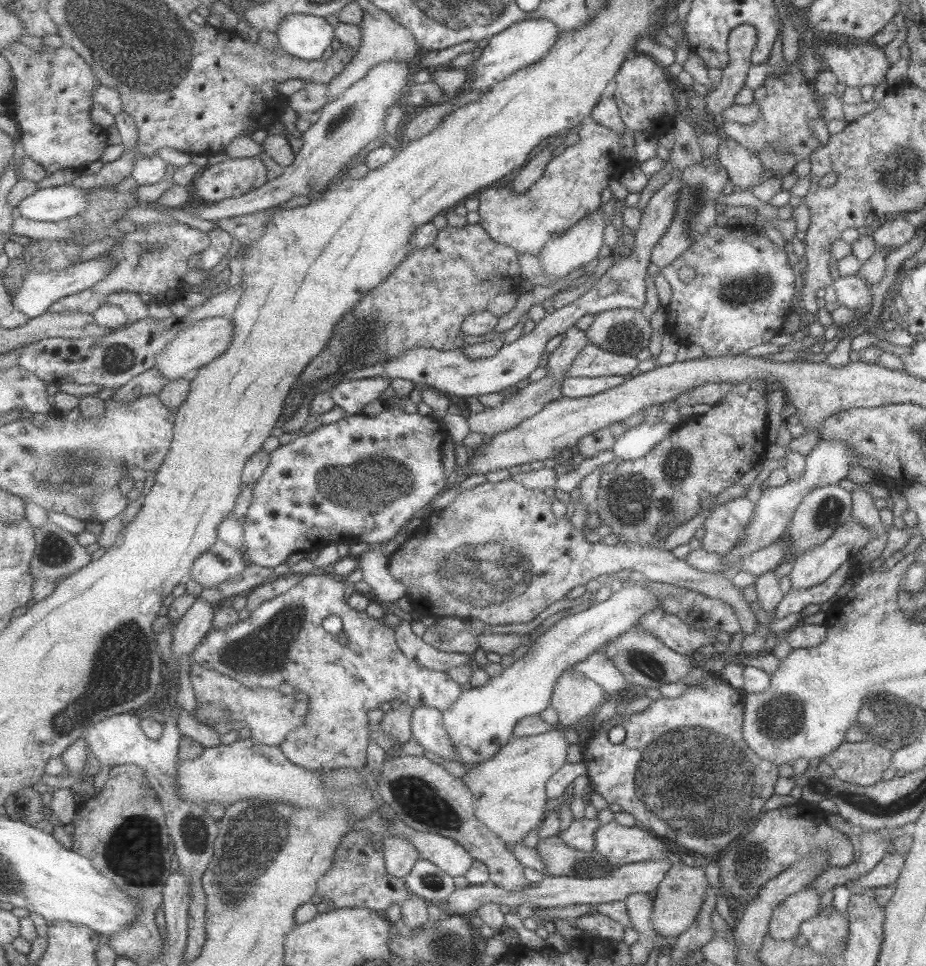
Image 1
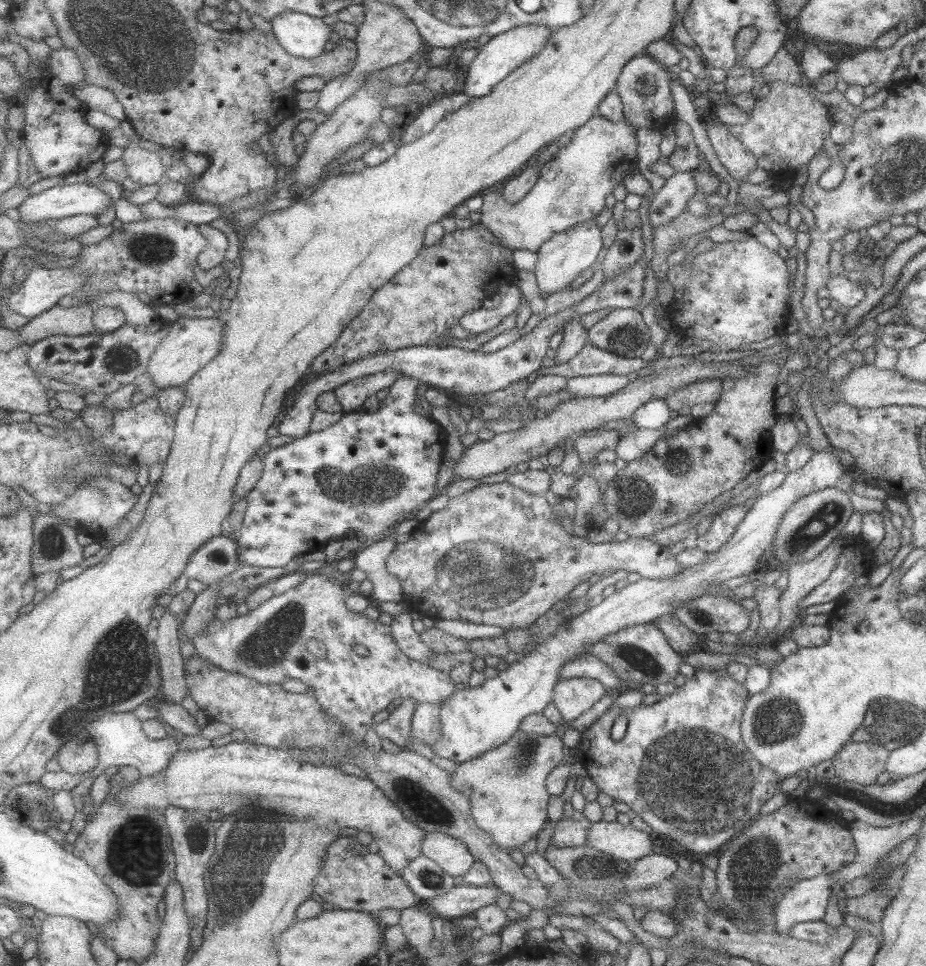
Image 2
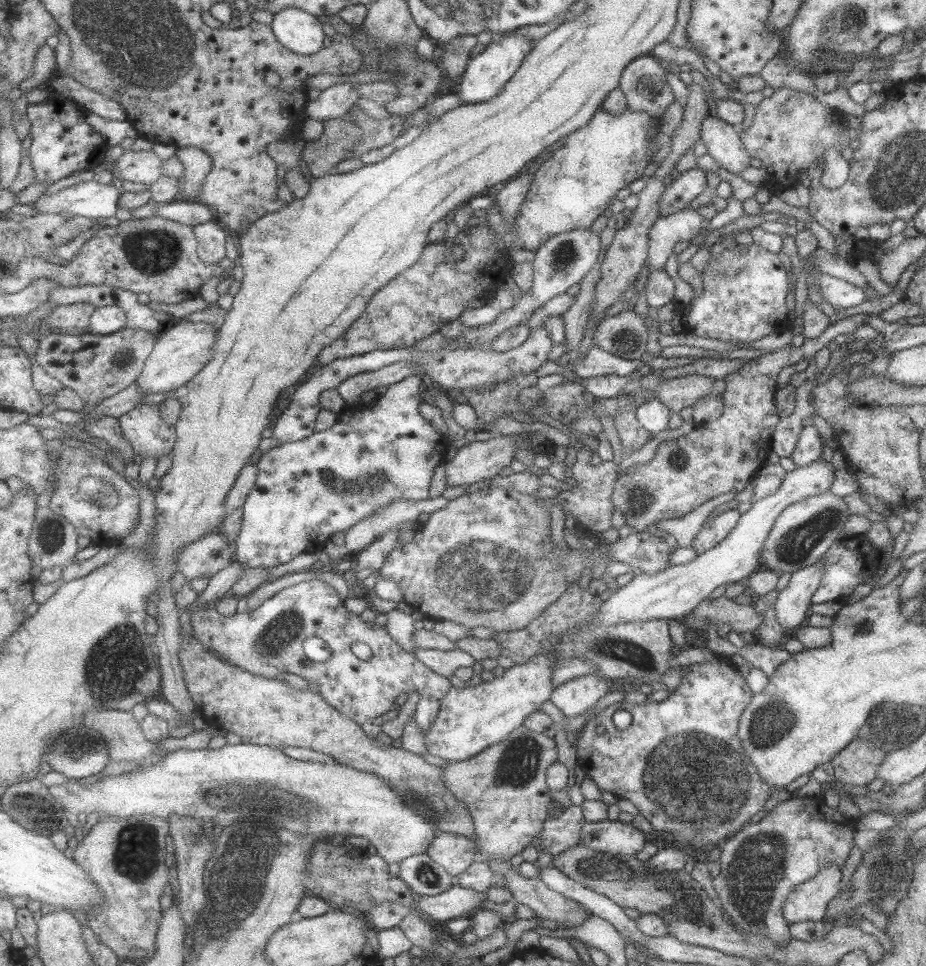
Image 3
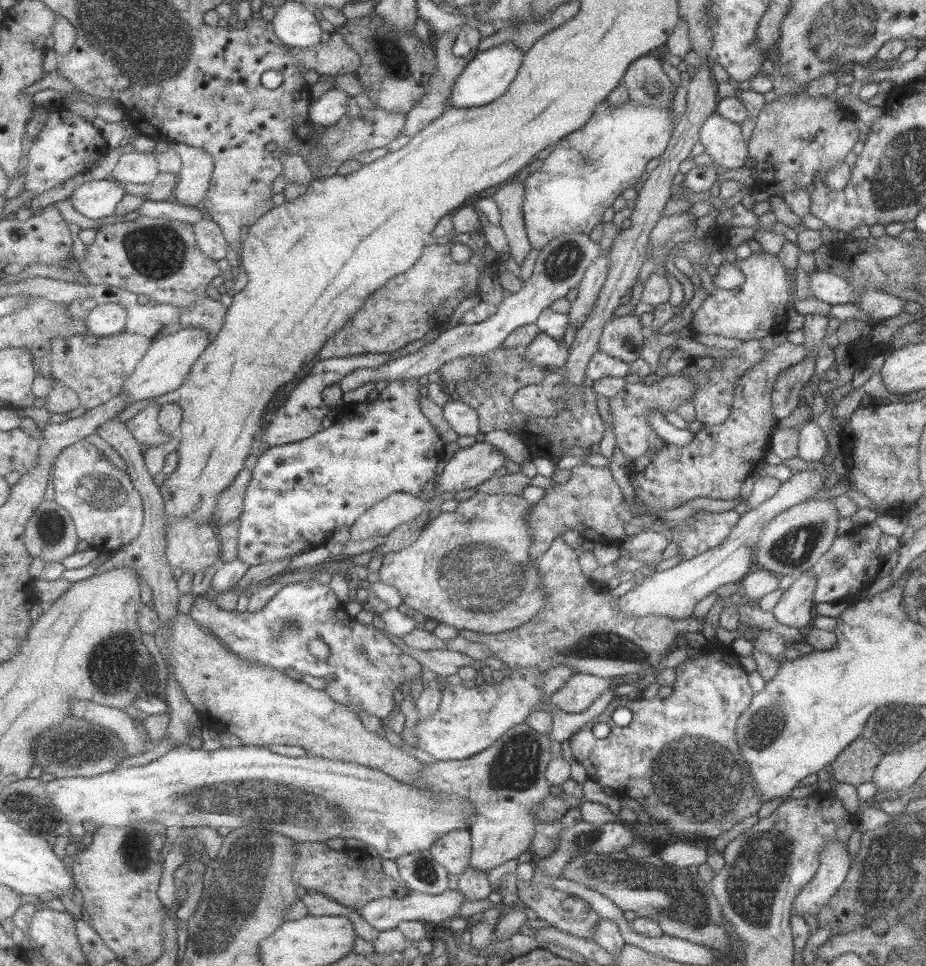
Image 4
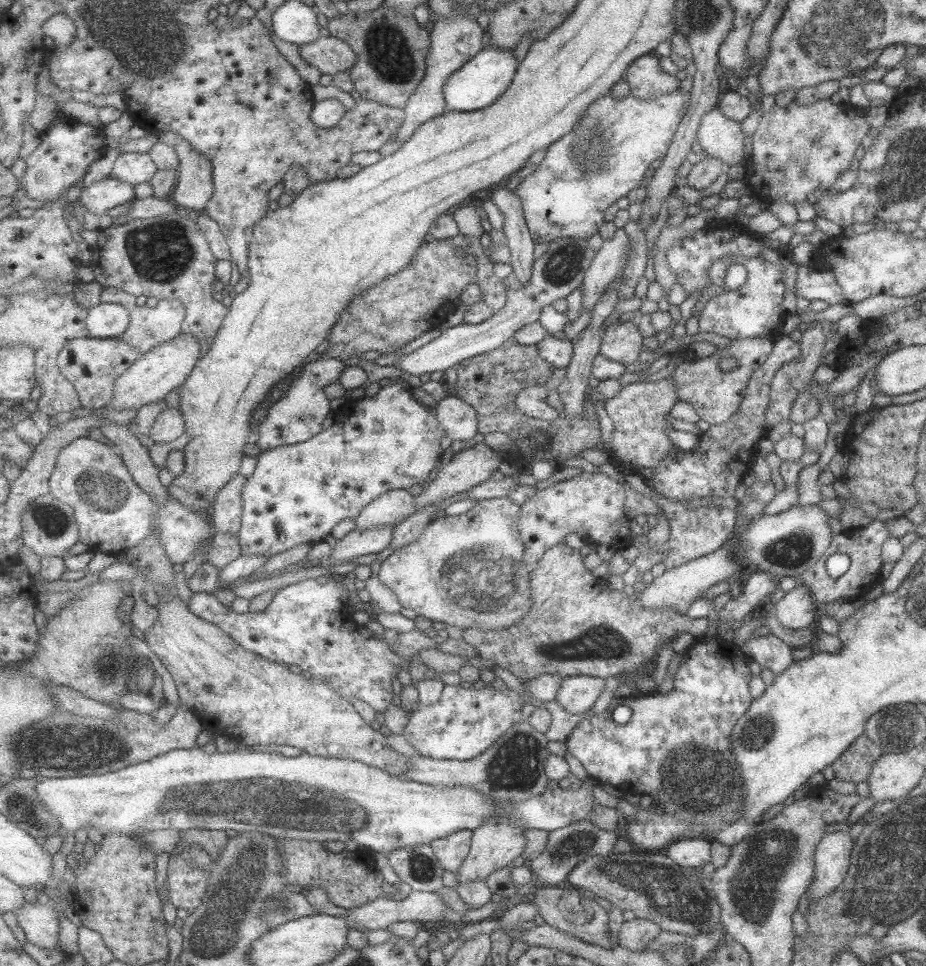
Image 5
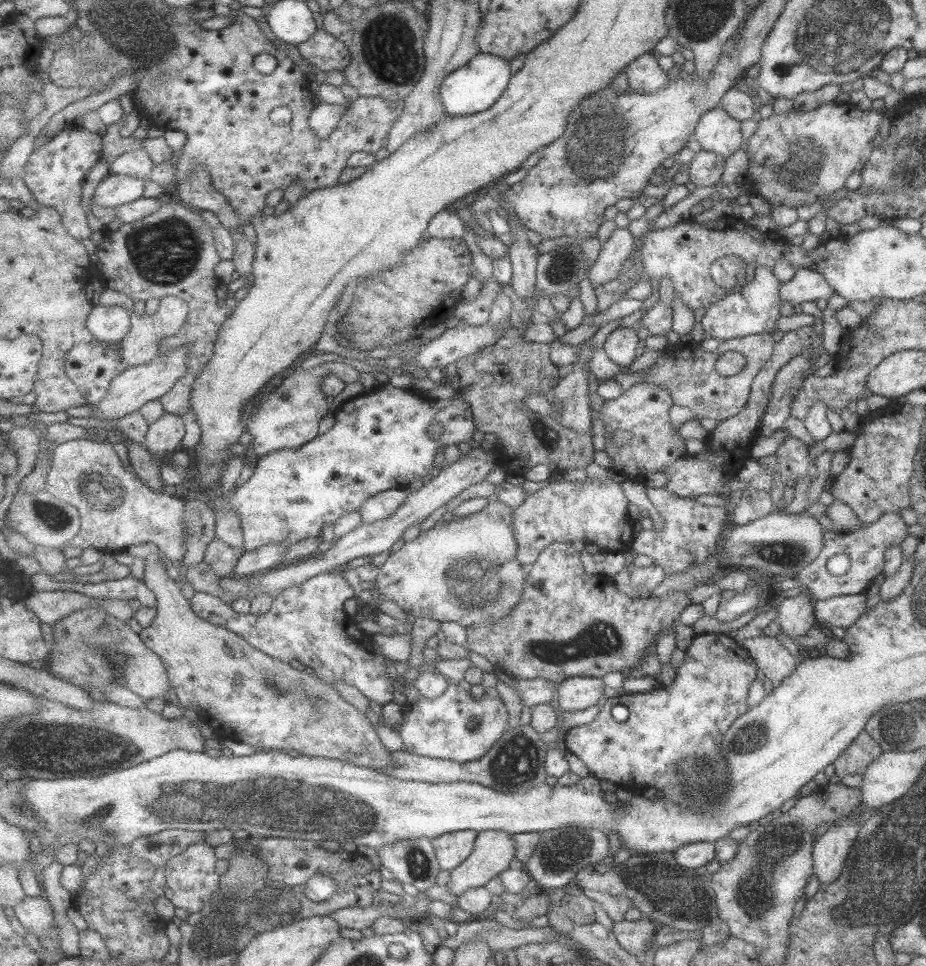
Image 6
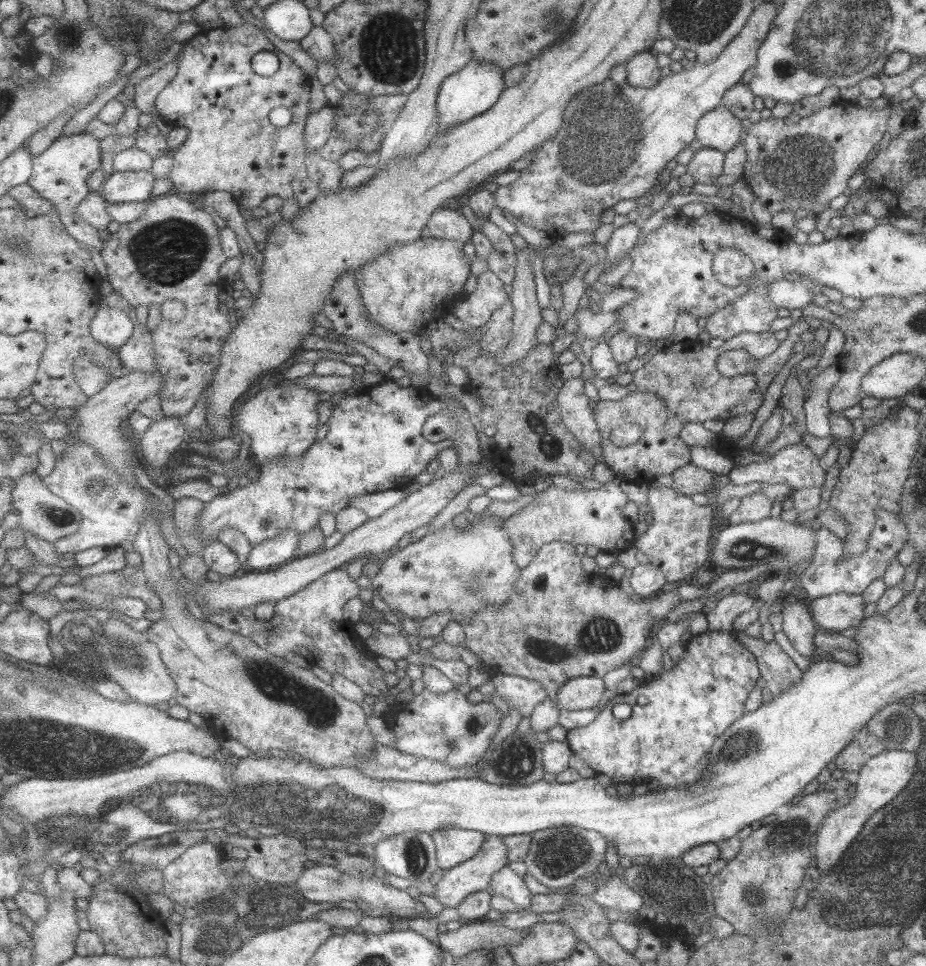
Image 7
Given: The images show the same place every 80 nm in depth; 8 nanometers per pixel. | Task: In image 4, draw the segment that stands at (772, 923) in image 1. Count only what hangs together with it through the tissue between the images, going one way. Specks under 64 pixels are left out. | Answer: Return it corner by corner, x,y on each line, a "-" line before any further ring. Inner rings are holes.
830,841
819,853
819,866
804,887
793,897
790,914
816,916
819,909
837,892
849,870
851,859
845,844

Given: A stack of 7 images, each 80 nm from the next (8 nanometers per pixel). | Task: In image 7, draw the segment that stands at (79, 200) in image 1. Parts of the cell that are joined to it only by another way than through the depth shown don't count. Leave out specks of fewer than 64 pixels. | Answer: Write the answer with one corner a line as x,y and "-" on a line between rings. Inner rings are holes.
147,171
116,172
111,175
100,192
107,202
128,203
153,199
157,177

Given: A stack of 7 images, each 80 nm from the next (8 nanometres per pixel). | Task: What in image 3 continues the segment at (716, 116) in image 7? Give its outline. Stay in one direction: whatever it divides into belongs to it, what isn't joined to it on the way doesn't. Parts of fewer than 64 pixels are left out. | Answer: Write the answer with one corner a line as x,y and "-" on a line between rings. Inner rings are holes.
709,116
701,124
700,138
707,154
729,173
739,175
750,166
751,157
743,148
737,127

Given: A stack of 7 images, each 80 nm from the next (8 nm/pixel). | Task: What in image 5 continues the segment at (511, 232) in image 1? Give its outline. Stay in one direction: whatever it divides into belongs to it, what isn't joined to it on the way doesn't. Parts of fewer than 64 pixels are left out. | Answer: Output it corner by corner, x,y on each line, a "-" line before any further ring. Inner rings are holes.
677,88
673,93
657,96
653,100
639,100
629,94
615,101
607,92
593,101
571,131
545,148
543,162
514,190
534,244
563,237
588,239
591,234
597,233
604,222
603,211
614,207
615,200
627,197
629,191
639,187
649,163
663,158
673,133
687,112
689,100
691,94
682,94

